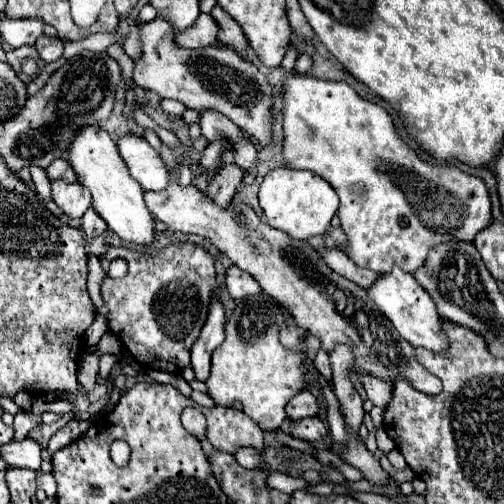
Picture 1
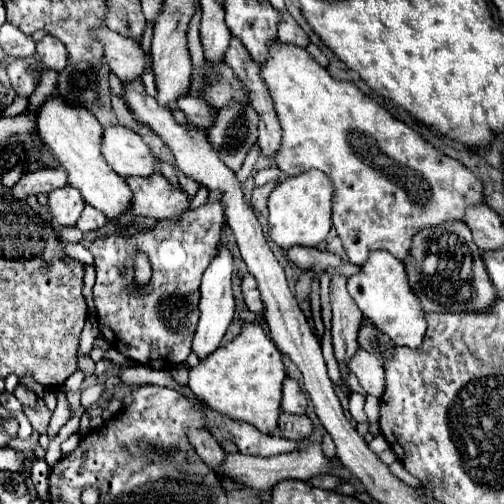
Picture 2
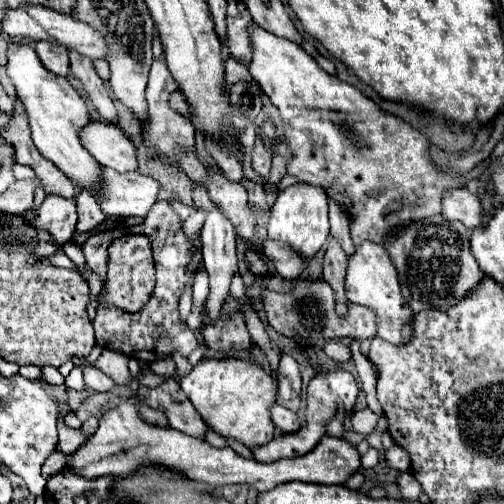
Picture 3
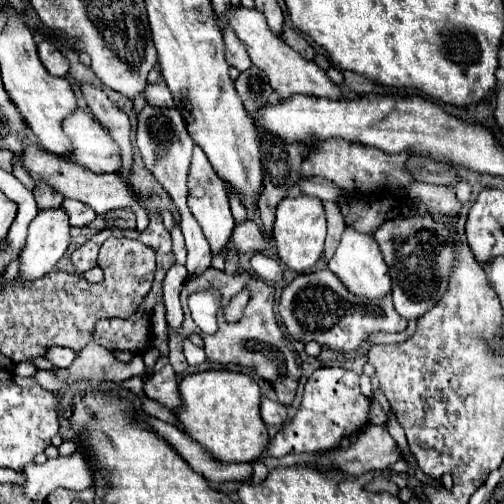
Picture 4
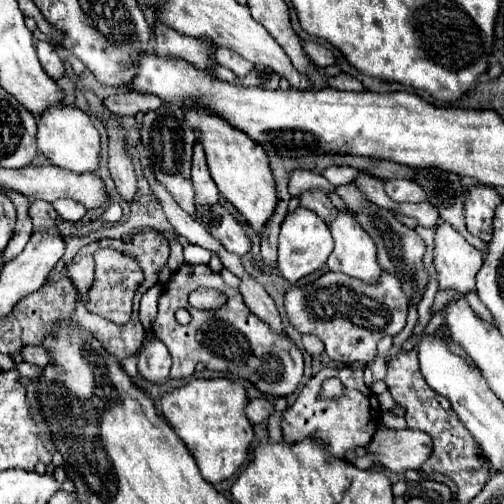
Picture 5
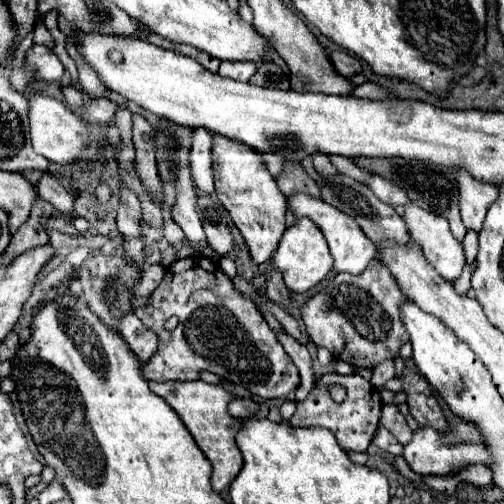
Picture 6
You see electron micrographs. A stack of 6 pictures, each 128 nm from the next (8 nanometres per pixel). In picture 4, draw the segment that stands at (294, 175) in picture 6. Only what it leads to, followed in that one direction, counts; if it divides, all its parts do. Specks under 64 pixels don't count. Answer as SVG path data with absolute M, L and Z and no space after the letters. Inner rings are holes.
M336 202L324 204L324 210L326 210L326 220L328 220L328 236L326 236L324 260L328 262L332 258L332 254L336 252L336 248L338 248L338 242L340 242L340 236L342 236L346 224L344 224L344 218L342 218L340 208L338 208Z

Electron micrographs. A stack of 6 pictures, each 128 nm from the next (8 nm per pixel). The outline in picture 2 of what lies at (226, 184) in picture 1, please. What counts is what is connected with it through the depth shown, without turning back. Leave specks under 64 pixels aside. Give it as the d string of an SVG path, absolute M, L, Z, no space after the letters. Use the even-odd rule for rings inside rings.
M206 202L196 210L188 212L180 224L172 222L158 222L152 230L138 232L134 236L104 236L92 242L90 252L94 254L96 262L96 284L94 284L94 302L98 310L98 326L102 338L122 352L126 358L134 360L136 364L158 368L158 370L174 370L186 362L190 356L192 336L198 326L198 300L200 300L200 278L212 258L216 256L216 246L220 240L220 230L224 222L224 210L220 202ZM142 252L148 256L152 266L152 278L142 288L136 286L134 280L134 254ZM120 266L126 266L126 276L120 276ZM136 294L136 296L134 296Z

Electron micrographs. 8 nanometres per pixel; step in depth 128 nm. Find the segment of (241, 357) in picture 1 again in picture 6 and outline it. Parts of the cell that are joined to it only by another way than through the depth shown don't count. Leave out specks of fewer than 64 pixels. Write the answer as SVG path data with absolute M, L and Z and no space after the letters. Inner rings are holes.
M150 380L148 386L154 394L158 394L180 416L180 420L184 422L184 426L192 434L194 442L198 444L198 448L204 452L204 456L212 464L212 478L210 478L212 488L216 492L222 492L236 478L236 474L242 470L242 454L236 446L236 432L240 430L242 424L240 424L240 420L236 420L228 414L228 402L234 400L234 394L230 394L222 386L206 384L202 380L162 382L162 384Z

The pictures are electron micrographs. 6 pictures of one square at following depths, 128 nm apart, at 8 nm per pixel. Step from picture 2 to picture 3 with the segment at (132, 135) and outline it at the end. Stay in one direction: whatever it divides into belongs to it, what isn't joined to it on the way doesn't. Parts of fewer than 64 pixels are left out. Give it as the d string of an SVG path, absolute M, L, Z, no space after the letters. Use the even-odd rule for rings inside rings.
M92 120L80 130L80 142L106 168L130 172L138 168L138 152L134 142L116 124Z

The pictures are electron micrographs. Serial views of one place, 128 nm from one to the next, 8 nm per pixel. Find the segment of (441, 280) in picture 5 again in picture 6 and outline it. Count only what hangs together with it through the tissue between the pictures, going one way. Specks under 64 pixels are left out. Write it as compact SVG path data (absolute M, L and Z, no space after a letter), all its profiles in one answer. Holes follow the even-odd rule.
M414 204L406 206L404 220L412 240L422 246L422 252L434 270L448 282L460 278L466 266L464 246L452 236L448 222L442 216Z

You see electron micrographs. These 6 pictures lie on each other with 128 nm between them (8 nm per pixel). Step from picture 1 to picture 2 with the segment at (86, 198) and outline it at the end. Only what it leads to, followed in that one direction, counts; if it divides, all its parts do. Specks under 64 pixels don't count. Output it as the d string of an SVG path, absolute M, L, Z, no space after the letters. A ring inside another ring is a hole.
M64 186L48 194L48 208L54 214L54 222L60 226L76 226L84 204L82 194L72 186Z

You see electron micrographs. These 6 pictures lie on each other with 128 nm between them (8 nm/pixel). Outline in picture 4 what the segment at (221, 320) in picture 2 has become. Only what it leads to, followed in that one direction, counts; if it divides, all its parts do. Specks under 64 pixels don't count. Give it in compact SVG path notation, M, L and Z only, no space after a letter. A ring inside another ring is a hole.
M197 145L194 147L194 156L192 156L192 164L190 164L188 188L190 188L190 192L188 192L188 208L192 210L194 218L198 220L204 238L208 240L212 256L218 256L228 246L228 240L230 240L232 230L234 230L234 218L232 218L230 206L228 206L226 182L220 180L220 176L216 174L212 164L208 162L204 150L198 148Z

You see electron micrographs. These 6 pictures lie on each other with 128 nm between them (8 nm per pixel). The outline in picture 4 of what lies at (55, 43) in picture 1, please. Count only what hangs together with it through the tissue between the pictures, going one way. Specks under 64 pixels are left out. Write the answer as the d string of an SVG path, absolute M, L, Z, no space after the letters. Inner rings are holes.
M38 40L38 56L52 76L66 76L68 74L70 64L68 64L66 56L52 42Z

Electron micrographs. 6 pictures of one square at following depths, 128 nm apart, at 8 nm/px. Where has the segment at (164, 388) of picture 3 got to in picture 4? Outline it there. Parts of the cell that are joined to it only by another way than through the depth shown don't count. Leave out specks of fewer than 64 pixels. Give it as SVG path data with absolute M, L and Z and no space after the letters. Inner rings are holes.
M164 358L164 372L152 372L152 376L146 378L146 384L144 384L144 394L150 398L150 400L156 400L160 402L162 406L166 406L172 414L178 412L178 408L182 406L182 398L180 398L180 392L178 392L178 384L176 384L176 374L168 362L168 358Z

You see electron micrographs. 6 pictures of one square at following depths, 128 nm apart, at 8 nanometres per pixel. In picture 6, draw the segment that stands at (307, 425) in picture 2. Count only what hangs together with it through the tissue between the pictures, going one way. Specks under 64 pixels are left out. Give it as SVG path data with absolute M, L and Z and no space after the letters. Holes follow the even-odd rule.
M236 398L236 400L230 402L230 414L234 418L240 418L240 420L252 418L252 416L256 416L256 412L258 412L258 404L254 400L240 400L240 398Z

